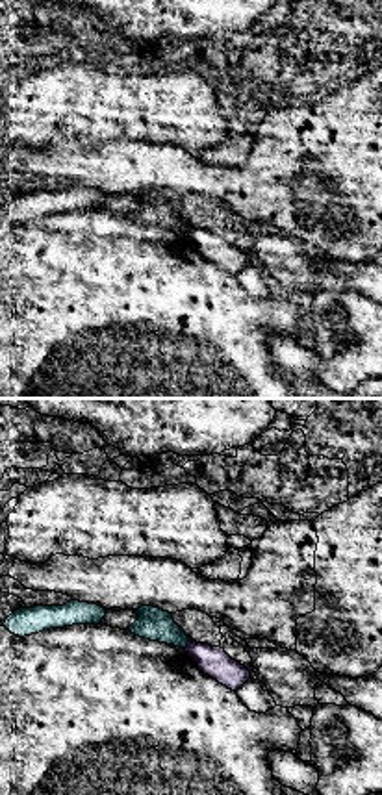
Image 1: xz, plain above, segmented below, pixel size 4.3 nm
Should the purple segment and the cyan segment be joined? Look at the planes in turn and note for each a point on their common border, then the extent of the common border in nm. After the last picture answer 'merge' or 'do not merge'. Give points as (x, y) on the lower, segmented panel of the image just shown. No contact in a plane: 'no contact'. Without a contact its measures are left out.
contact (188, 643); length 50 nm

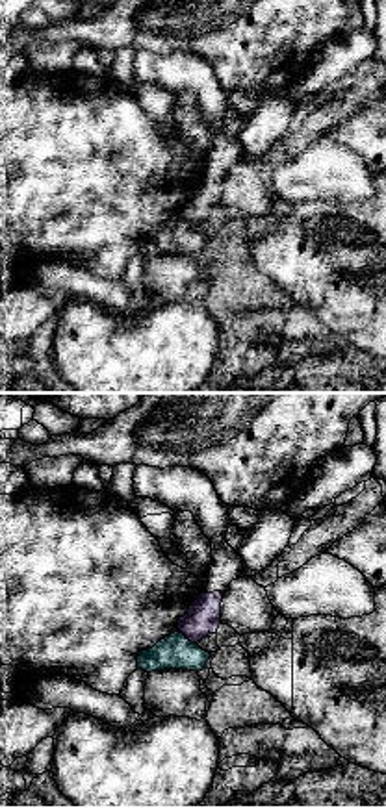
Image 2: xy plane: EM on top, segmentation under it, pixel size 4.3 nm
contact (188, 638); length 120 nm

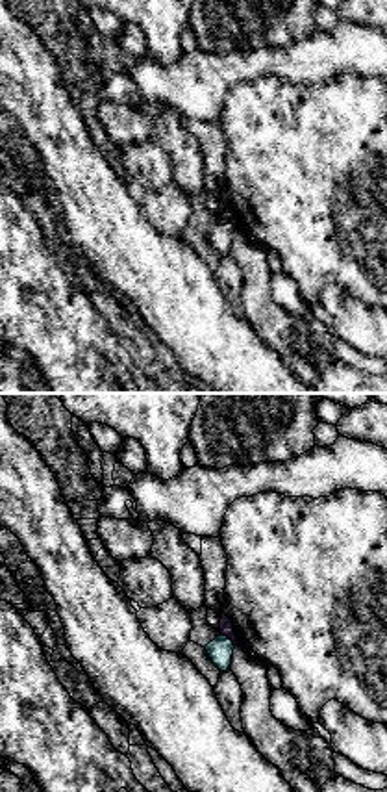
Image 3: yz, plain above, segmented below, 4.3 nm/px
contact (228, 637); length 90 nm

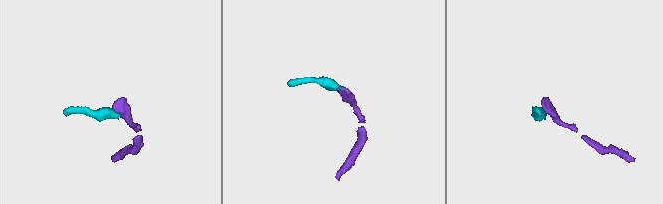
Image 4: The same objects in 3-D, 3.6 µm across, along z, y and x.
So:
do not merge

